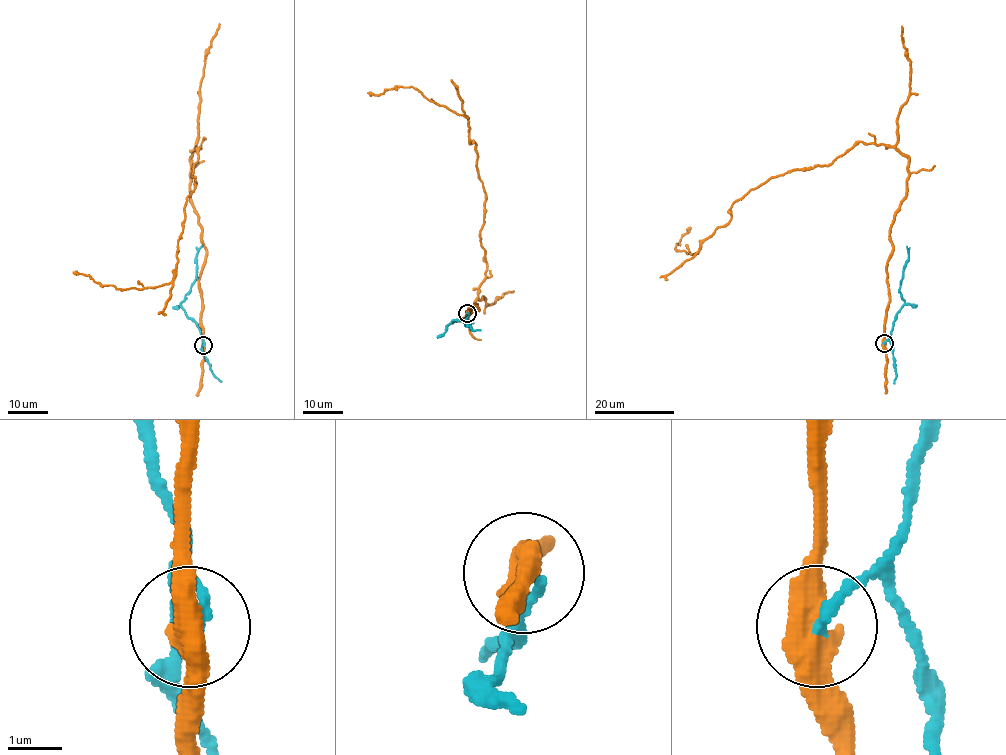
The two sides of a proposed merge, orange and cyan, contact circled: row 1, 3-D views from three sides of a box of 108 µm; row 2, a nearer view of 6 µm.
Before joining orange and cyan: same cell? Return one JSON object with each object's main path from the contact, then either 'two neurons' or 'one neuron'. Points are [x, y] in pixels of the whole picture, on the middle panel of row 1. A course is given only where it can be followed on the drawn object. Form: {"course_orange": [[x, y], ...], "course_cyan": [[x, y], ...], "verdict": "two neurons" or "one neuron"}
{"course_orange": [[467, 313], [478, 310], [466, 314], [487, 261], [485, 192], [466, 117], [414, 88], [368, 92]], "course_cyan": [[467, 313], [466, 318], [453, 320], [446, 326], [457, 319], [466, 325], [473, 323]], "verdict": "two neurons"}

